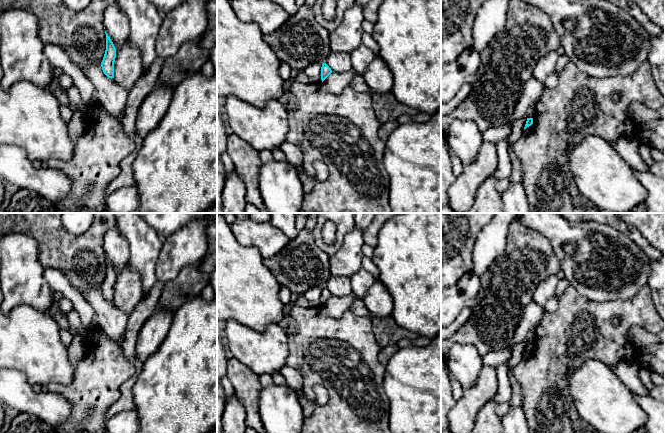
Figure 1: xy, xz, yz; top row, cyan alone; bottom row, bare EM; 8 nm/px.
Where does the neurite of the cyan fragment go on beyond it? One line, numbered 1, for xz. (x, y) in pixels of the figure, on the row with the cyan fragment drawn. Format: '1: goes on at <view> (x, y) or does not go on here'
1: does not go on here

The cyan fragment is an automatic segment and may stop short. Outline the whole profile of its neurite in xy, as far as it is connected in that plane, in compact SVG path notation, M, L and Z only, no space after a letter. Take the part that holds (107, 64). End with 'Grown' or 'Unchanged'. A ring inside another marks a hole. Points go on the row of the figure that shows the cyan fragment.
M106 31L105 34L106 34L106 50L105 50L103 60L101 62L101 67L104 74L108 78L112 79L114 78L114 62L116 58L116 48L113 42L111 41L110 37L106 33Z. Unchanged

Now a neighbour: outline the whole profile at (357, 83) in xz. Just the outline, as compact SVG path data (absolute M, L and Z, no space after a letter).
M356 74L350 82L350 87L358 92L368 92L369 88L364 81L362 74Z

